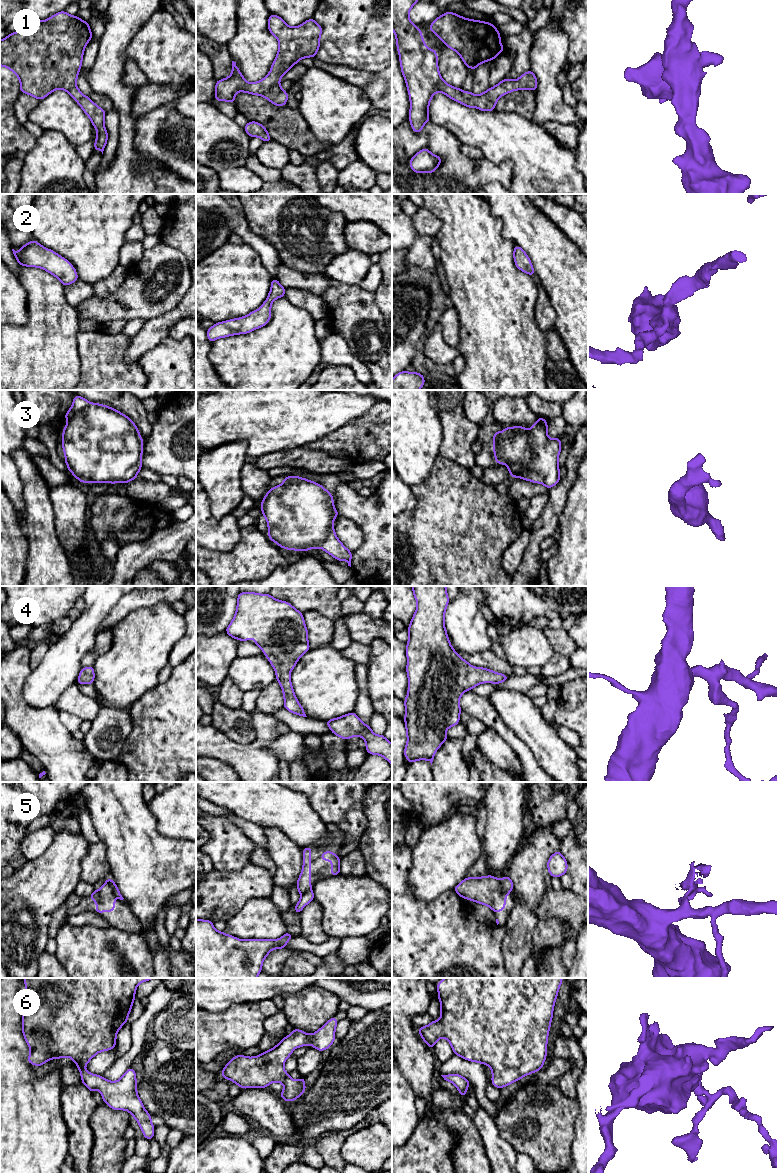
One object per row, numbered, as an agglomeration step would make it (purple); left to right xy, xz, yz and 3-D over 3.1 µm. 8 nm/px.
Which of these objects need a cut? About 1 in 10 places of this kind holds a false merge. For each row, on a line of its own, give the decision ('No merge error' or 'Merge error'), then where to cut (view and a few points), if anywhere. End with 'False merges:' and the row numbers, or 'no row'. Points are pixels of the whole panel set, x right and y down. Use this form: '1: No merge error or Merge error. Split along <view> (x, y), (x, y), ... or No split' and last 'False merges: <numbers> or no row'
1: No merge error. No split
2: No merge error. No split
3: No merge error. No split
4: No merge error. No split
5: Merge error. Split along yz (500, 880), (500, 886), (508, 893)
6: No merge error. No split
False merges: 5

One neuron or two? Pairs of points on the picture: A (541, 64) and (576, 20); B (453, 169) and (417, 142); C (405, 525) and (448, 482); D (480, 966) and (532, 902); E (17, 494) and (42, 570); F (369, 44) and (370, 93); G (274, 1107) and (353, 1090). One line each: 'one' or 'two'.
A: two
B: one
C: one
D: two
E: two
F: two
G: two

